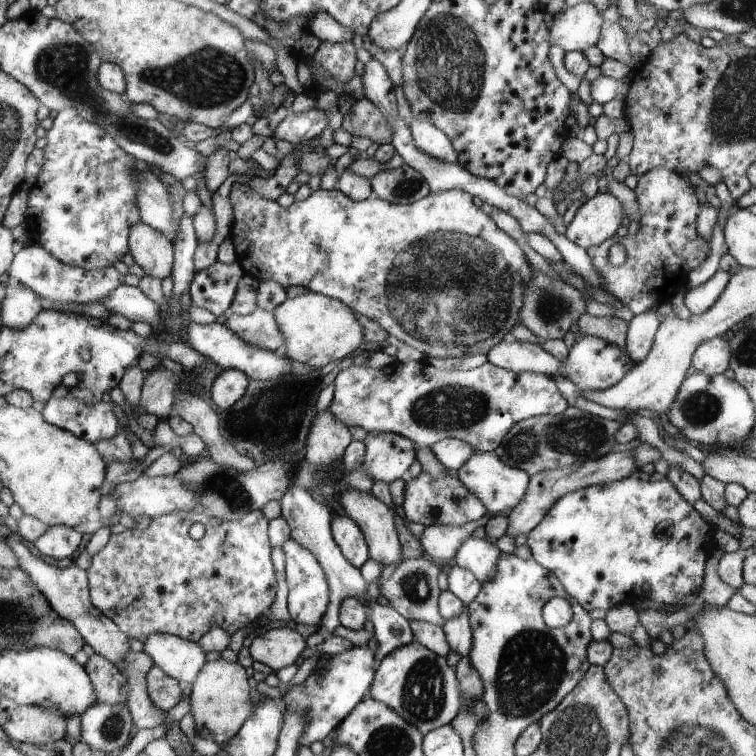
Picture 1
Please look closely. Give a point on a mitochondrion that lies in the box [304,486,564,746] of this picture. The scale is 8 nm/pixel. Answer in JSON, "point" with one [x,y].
{"point":[423,693]}

